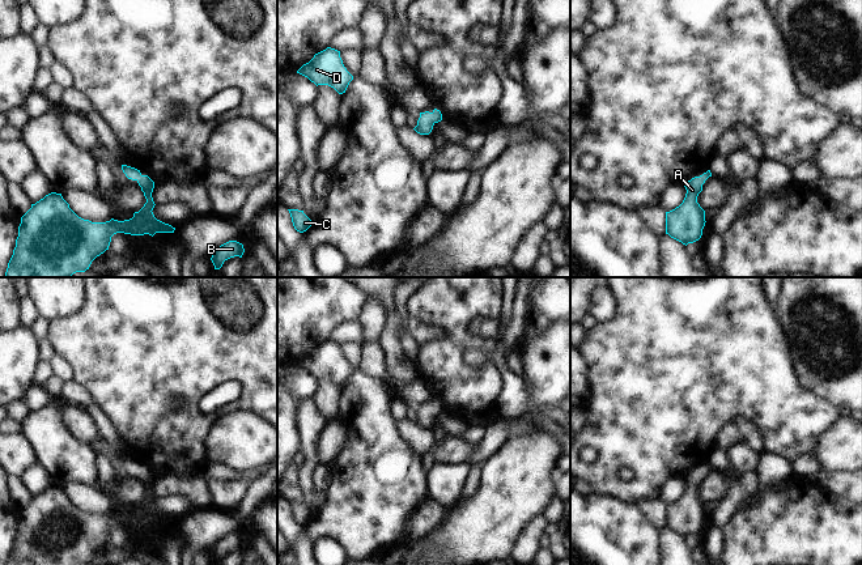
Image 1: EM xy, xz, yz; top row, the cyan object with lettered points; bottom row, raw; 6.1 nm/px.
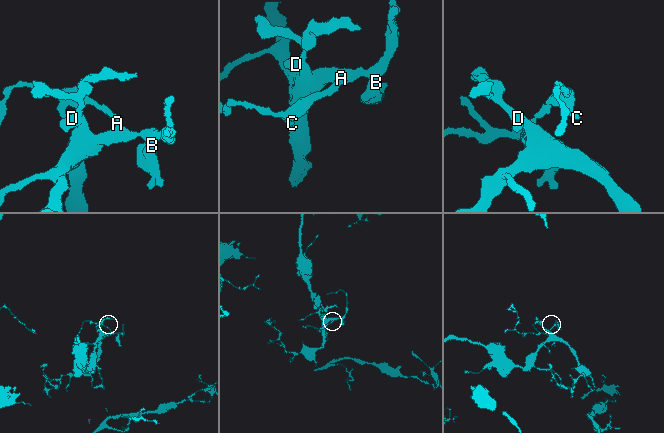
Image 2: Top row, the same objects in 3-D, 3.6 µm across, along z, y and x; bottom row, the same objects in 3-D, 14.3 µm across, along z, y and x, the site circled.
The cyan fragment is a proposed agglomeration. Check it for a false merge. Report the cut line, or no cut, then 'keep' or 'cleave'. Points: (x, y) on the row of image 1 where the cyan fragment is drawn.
cut none; keep

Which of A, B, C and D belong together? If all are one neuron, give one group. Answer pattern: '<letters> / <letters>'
A B C D

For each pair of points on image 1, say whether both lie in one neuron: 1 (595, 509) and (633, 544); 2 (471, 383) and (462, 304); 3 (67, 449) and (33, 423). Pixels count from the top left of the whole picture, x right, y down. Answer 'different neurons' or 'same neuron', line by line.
1: same neuron
2: same neuron
3: same neuron

